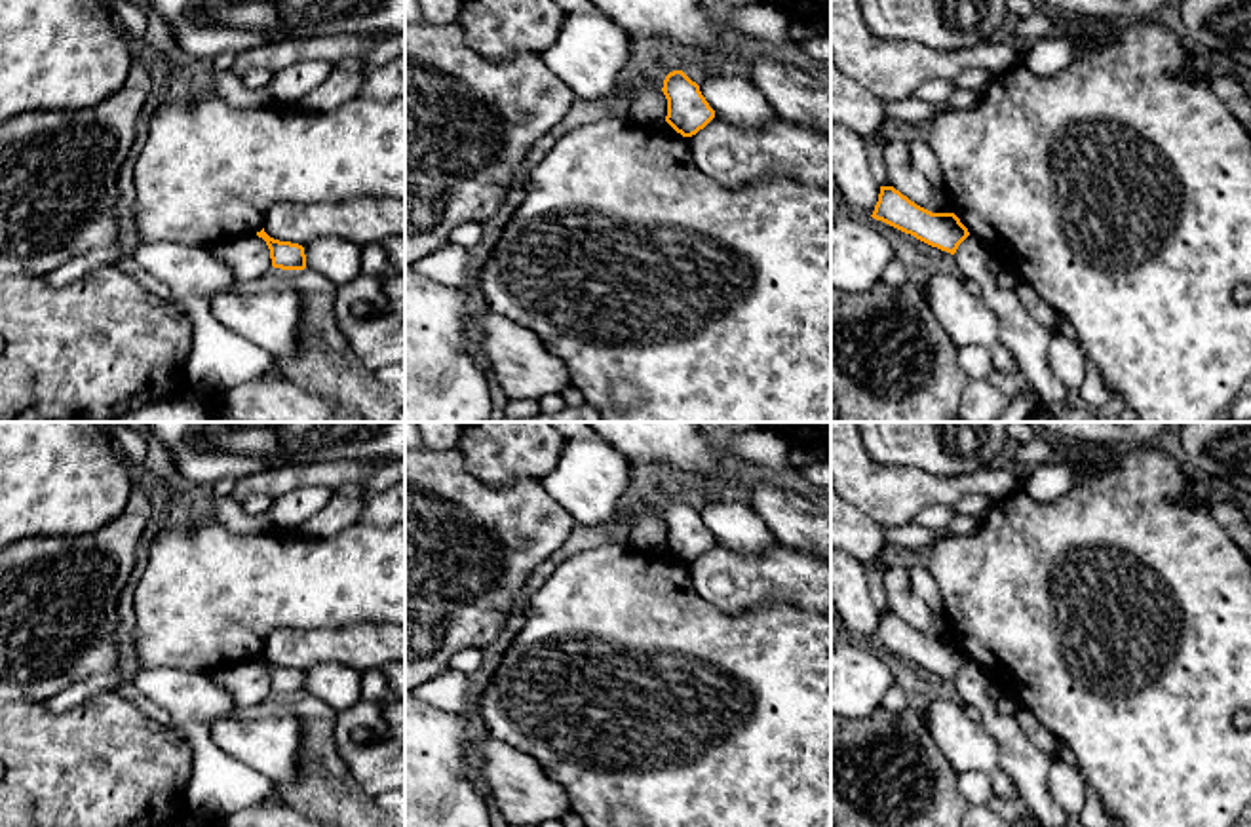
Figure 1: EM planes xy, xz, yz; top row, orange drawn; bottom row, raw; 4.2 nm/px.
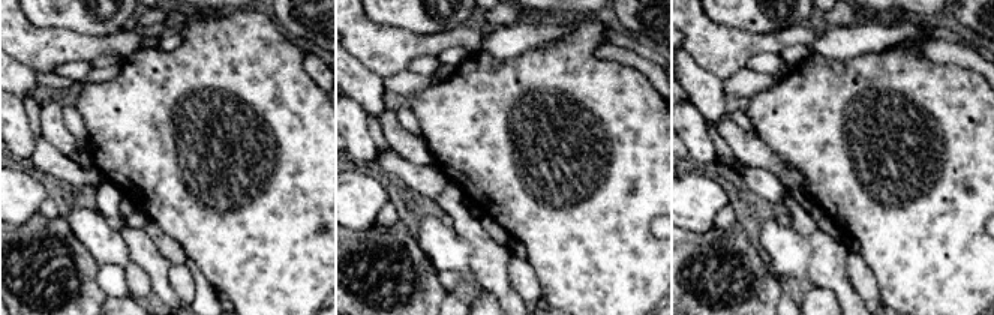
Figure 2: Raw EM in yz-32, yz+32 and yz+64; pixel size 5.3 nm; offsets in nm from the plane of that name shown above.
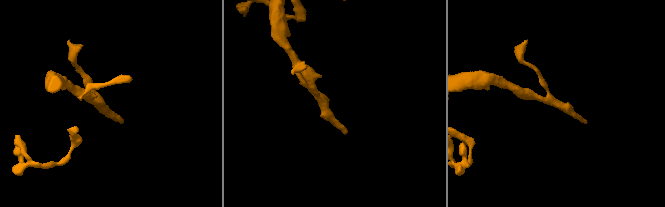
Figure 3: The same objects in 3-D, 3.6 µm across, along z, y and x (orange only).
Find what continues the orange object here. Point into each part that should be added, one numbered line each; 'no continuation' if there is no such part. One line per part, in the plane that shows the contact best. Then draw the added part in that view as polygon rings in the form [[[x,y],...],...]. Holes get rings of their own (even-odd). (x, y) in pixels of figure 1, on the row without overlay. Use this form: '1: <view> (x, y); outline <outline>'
no continuation

